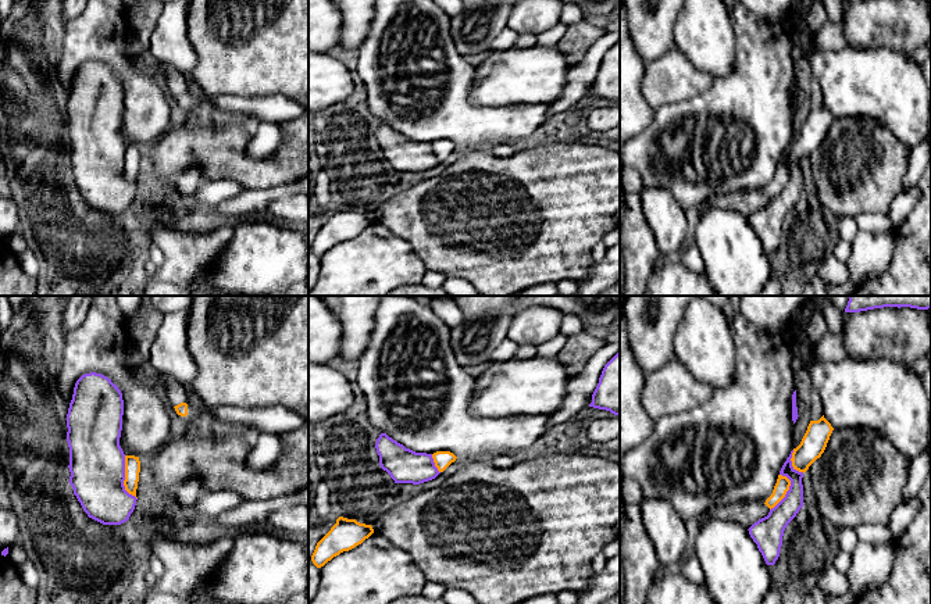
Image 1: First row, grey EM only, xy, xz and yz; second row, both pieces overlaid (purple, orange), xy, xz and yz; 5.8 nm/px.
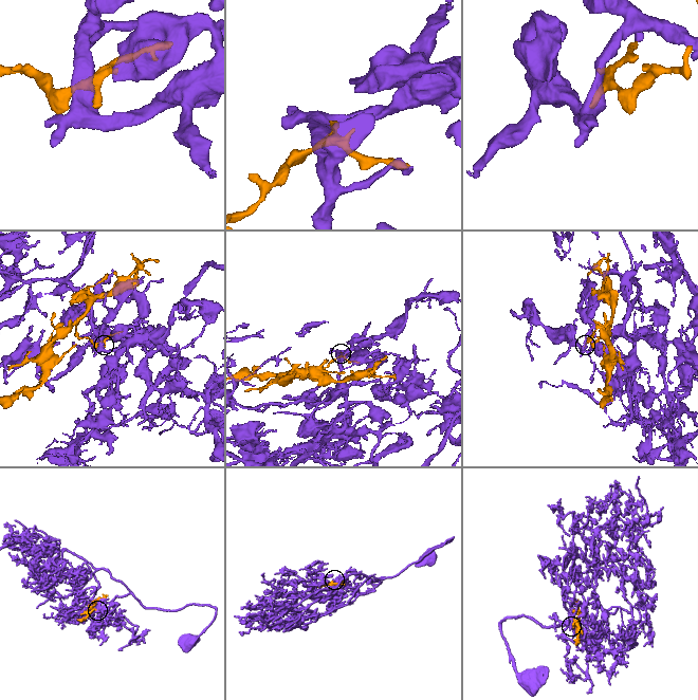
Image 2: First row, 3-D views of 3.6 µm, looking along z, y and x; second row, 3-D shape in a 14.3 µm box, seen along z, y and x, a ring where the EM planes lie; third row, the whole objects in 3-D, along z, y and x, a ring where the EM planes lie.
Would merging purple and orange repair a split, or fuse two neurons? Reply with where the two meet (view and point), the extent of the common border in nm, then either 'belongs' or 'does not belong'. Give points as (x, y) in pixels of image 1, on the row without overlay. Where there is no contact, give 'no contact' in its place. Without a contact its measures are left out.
xy (124, 167) | 260 nm | belongs

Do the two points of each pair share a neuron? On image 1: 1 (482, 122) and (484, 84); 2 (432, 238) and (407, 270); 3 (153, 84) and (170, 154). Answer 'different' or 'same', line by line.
1: different
2: different
3: different

